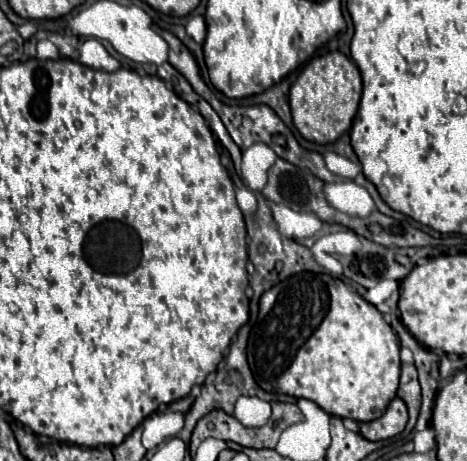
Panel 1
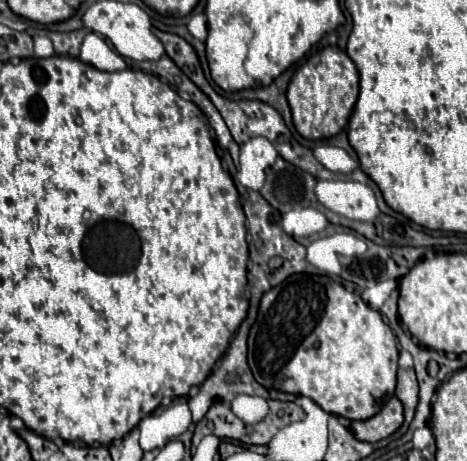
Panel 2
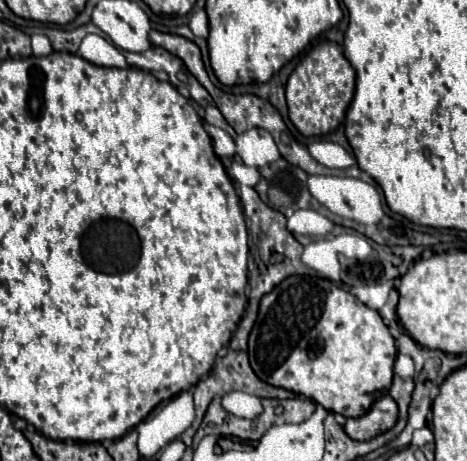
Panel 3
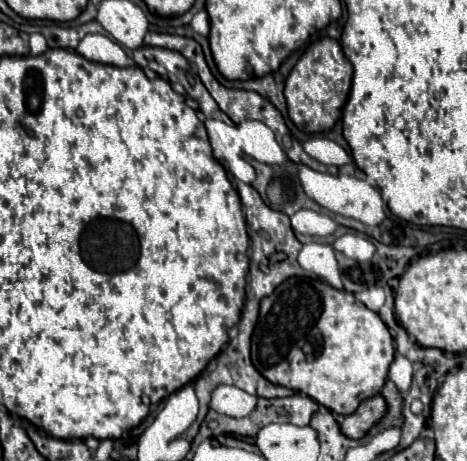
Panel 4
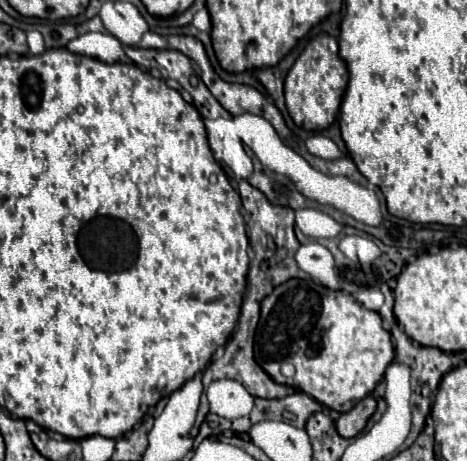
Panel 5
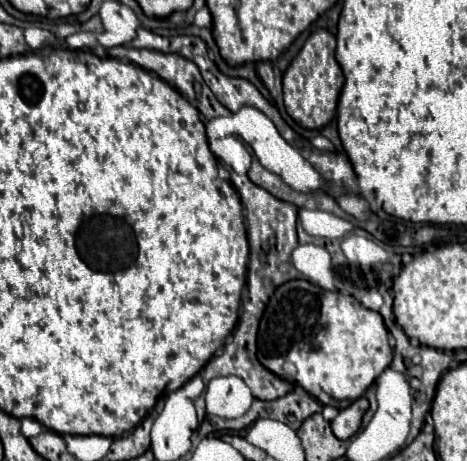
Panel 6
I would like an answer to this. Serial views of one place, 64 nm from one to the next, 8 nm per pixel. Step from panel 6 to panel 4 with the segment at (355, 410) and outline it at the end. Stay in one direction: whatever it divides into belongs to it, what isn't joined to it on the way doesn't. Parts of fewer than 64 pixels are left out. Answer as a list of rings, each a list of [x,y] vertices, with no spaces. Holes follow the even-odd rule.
[[[372,396],[364,400],[356,412],[348,414],[340,424],[340,430],[348,438],[362,438],[386,412],[386,402],[382,396]]]

